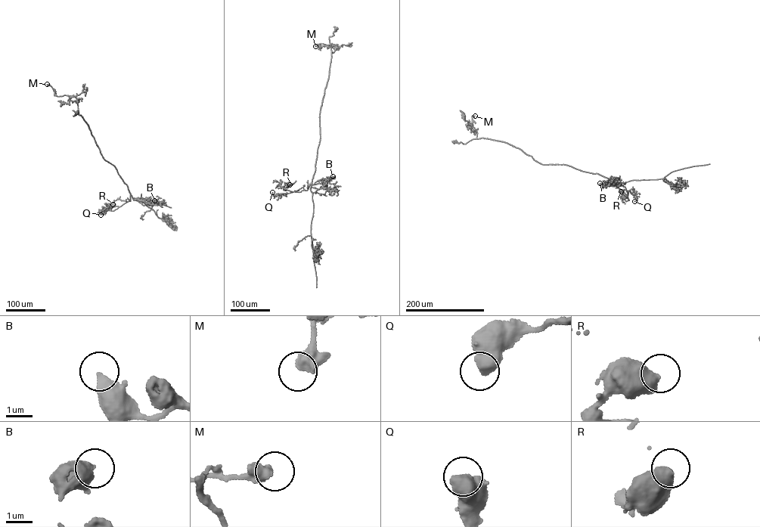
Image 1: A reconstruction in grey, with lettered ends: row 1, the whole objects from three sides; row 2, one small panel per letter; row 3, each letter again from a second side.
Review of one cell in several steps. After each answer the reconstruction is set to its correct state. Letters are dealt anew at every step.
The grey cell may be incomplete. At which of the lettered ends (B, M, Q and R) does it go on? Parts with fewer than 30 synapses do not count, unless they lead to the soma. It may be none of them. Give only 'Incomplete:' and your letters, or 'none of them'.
Incomplete: none of them

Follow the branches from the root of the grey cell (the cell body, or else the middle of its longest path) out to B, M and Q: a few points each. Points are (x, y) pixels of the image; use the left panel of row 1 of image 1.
B: (76, 112), (73, 116), (81, 116), (88, 124), (103, 159), (114, 165), (133, 199), (144, 206), (154, 200)
M: (76, 112), (73, 116), (79, 113), (76, 97), (72, 95), (56, 95), (51, 87), (47, 84)
Q: (76, 112), (73, 116), (77, 113), (82, 117), (103, 159), (114, 165), (131, 193), (128, 200), (100, 215)

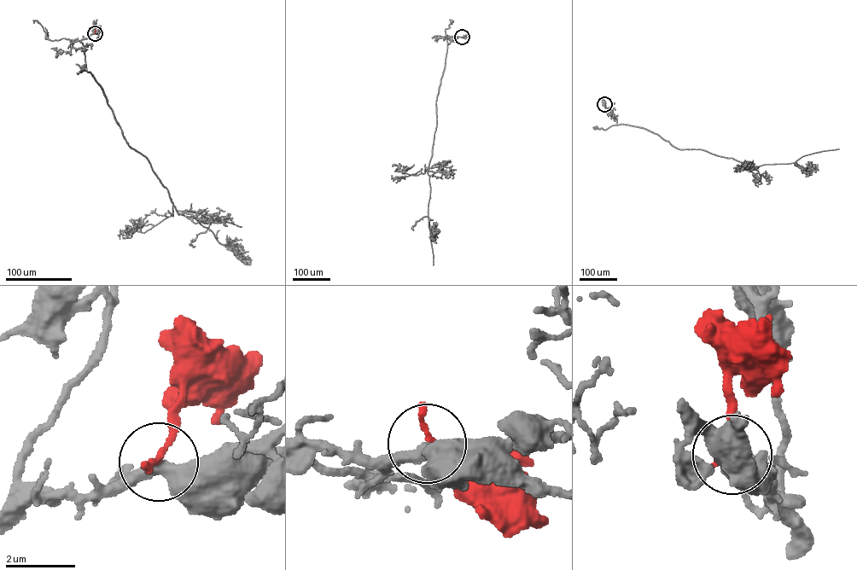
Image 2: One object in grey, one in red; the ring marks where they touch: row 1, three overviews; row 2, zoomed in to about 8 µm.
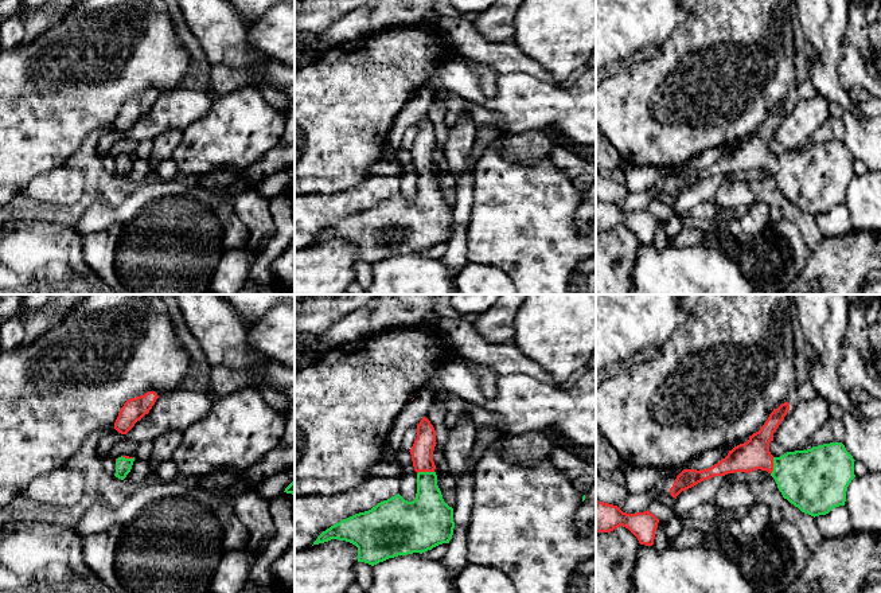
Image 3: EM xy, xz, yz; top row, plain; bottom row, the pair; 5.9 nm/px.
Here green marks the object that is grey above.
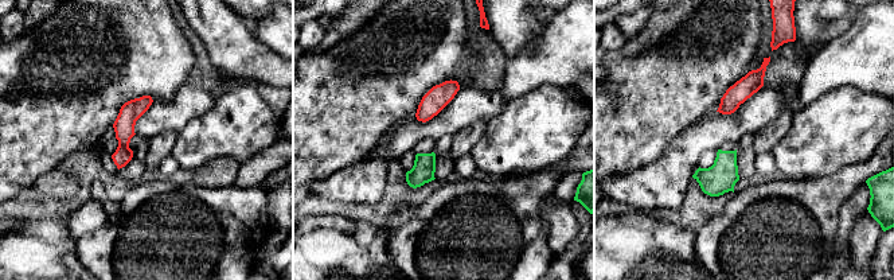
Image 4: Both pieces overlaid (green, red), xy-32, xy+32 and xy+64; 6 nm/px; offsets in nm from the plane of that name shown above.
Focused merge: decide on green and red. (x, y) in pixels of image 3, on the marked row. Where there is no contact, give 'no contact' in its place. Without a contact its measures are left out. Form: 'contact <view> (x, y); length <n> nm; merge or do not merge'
contact xz (425, 472); length 110 nm; merge

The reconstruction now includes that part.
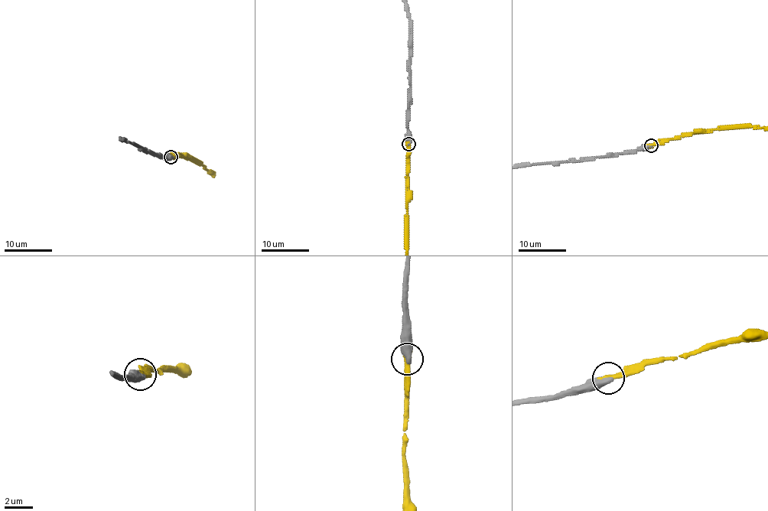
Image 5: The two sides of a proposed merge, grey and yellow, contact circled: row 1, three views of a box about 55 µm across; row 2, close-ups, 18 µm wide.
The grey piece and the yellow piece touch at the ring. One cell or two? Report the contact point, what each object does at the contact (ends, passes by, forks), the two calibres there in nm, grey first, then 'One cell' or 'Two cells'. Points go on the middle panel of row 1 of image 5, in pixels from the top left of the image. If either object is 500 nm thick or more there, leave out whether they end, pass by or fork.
Place: (408, 144). Thickness 600 nm (grey) against 400 nm. One cell

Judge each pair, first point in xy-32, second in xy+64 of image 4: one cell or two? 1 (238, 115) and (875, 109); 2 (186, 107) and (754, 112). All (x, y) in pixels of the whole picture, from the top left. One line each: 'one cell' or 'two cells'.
1: one cell
2: one cell

